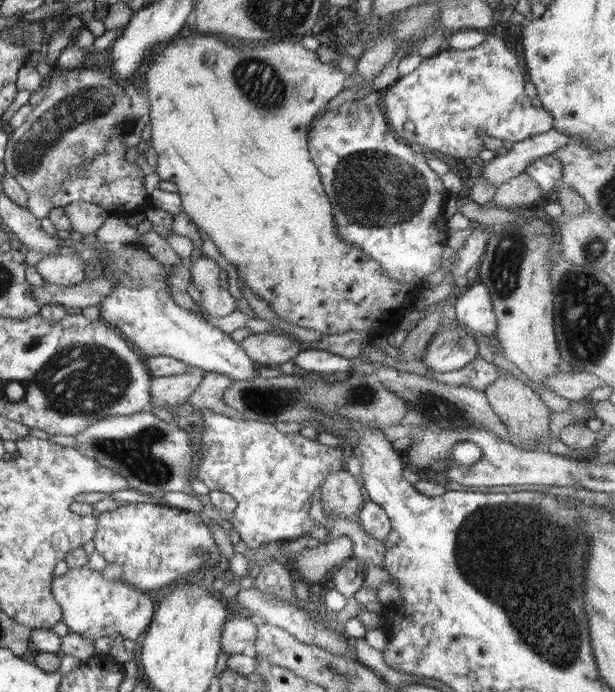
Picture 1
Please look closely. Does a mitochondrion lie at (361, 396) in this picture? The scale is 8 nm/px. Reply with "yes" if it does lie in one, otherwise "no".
yes

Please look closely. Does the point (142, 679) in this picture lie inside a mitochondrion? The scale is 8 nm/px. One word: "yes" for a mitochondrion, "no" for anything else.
no

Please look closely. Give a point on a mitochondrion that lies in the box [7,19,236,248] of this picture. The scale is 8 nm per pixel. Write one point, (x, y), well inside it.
(86, 104)

